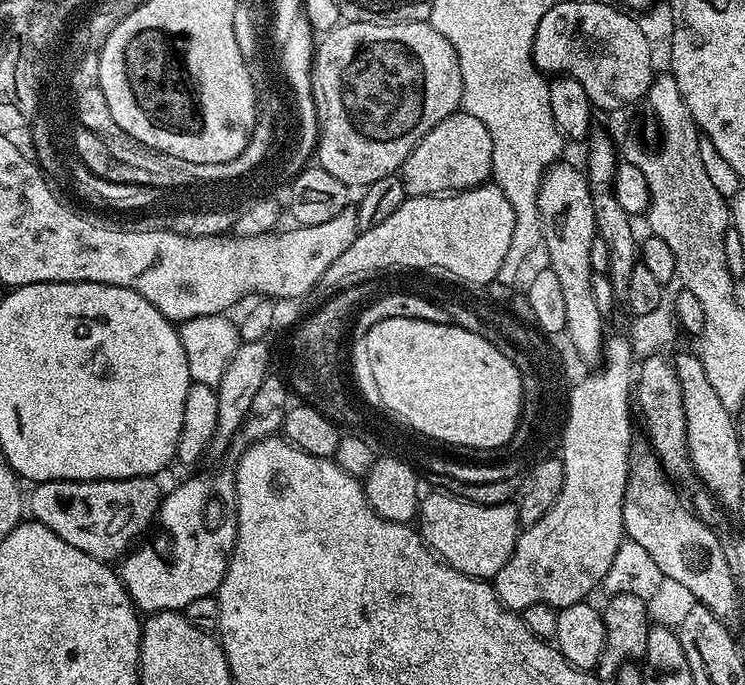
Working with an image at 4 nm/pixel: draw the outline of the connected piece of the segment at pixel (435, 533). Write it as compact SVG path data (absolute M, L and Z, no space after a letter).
M433 490L421 499L418 531L425 544L454 570L467 576L494 578L510 558L522 531L520 510L515 503L478 506L454 498L449 492Z

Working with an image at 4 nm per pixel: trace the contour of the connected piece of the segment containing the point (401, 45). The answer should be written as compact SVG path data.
M402 21L399 23L381 22L371 24L370 22L354 22L353 24L337 24L331 32L325 32L319 37L314 48L312 58L312 91L310 93L311 107L317 114L319 124L319 139L316 142L315 155L319 158L319 167L326 169L338 182L342 182L349 190L363 190L369 184L378 182L378 178L395 176L403 169L406 158L414 150L414 146L438 122L442 122L446 117L453 116L462 104L462 70L458 66L458 54L438 30L434 30L432 23Z

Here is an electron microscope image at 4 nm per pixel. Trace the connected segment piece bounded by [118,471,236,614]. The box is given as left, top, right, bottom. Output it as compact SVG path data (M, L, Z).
M231 471L220 472L217 476L192 476L182 481L169 496L167 493L161 499L158 524L164 527L161 528L162 535L172 540L176 538L178 542L174 546L176 560L170 568L164 560L154 558L158 554L155 538L149 539L148 544L141 543L133 547L123 561L125 564L119 565L118 575L141 613L172 610L181 602L193 600L201 590L219 589L232 557L232 548L236 544L236 509L228 506L216 521L210 522L204 507L215 496L220 500L235 501L236 485Z

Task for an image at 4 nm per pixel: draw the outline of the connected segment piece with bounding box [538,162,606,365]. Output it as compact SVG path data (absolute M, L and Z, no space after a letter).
M557 162L544 172L538 186L538 218L542 222L542 248L548 251L547 267L554 270L562 289L566 305L564 332L572 348L585 360L595 365L603 357L606 318L594 303L593 270L590 262L590 246L598 239L594 222L594 202L588 185L588 177L572 164Z

